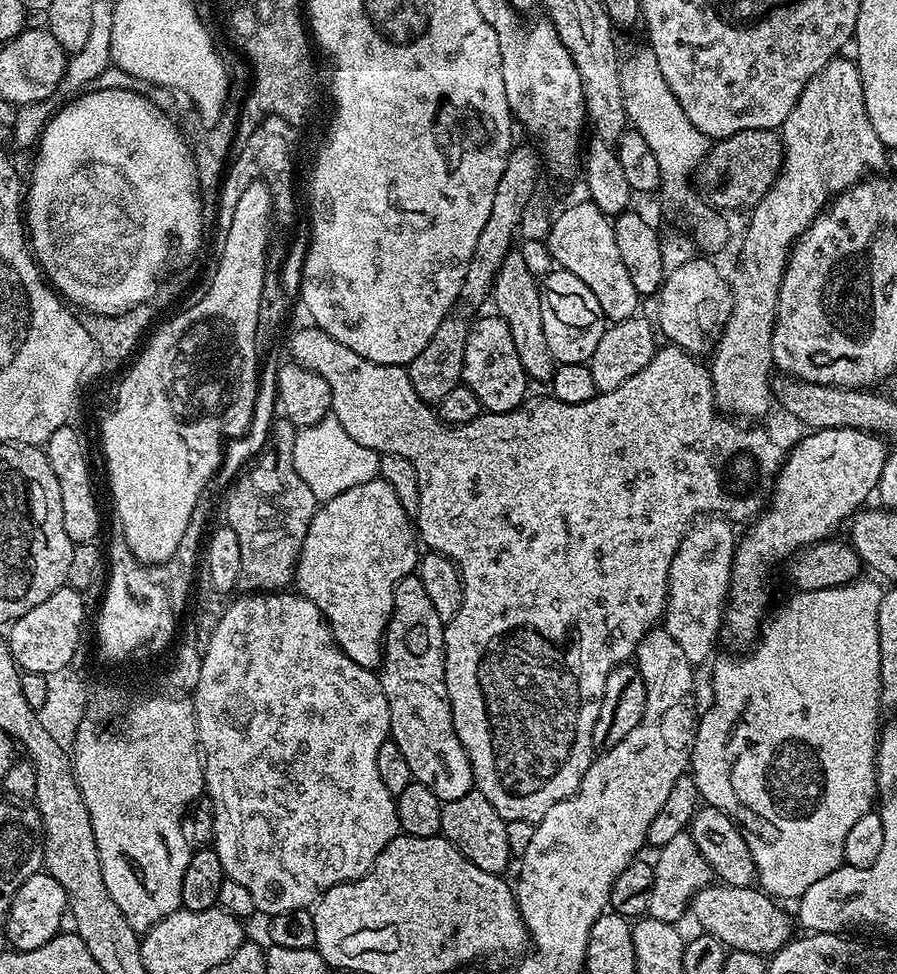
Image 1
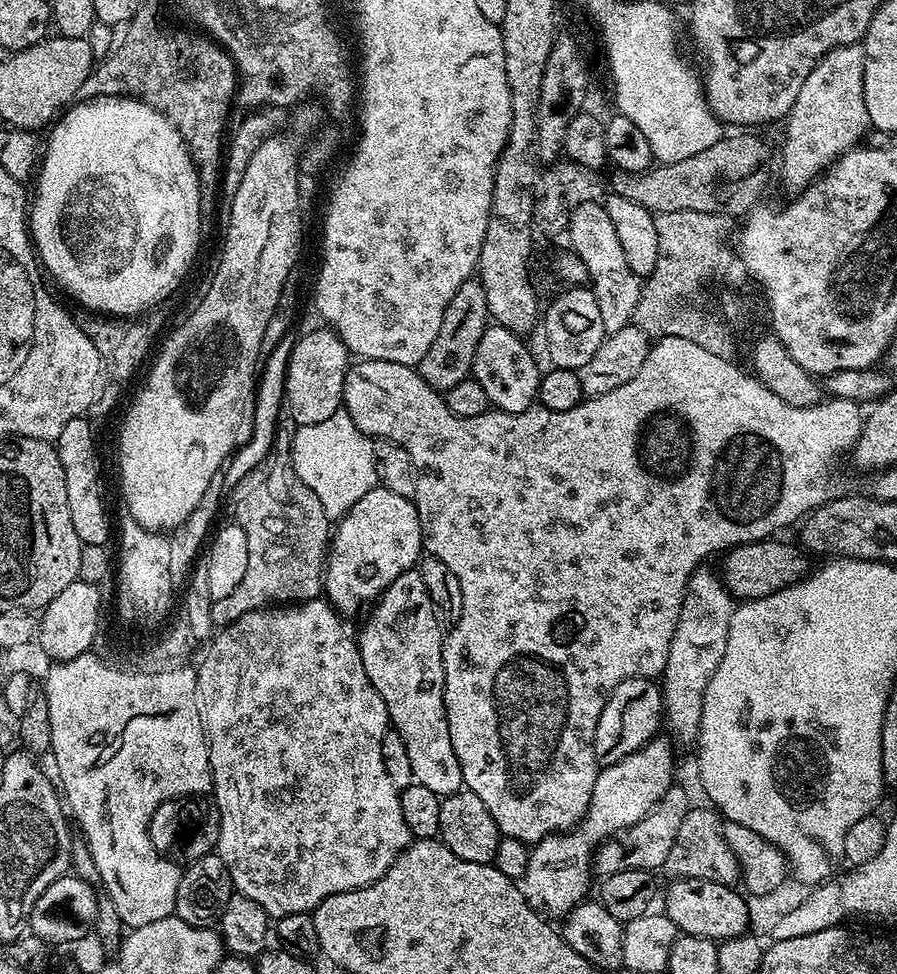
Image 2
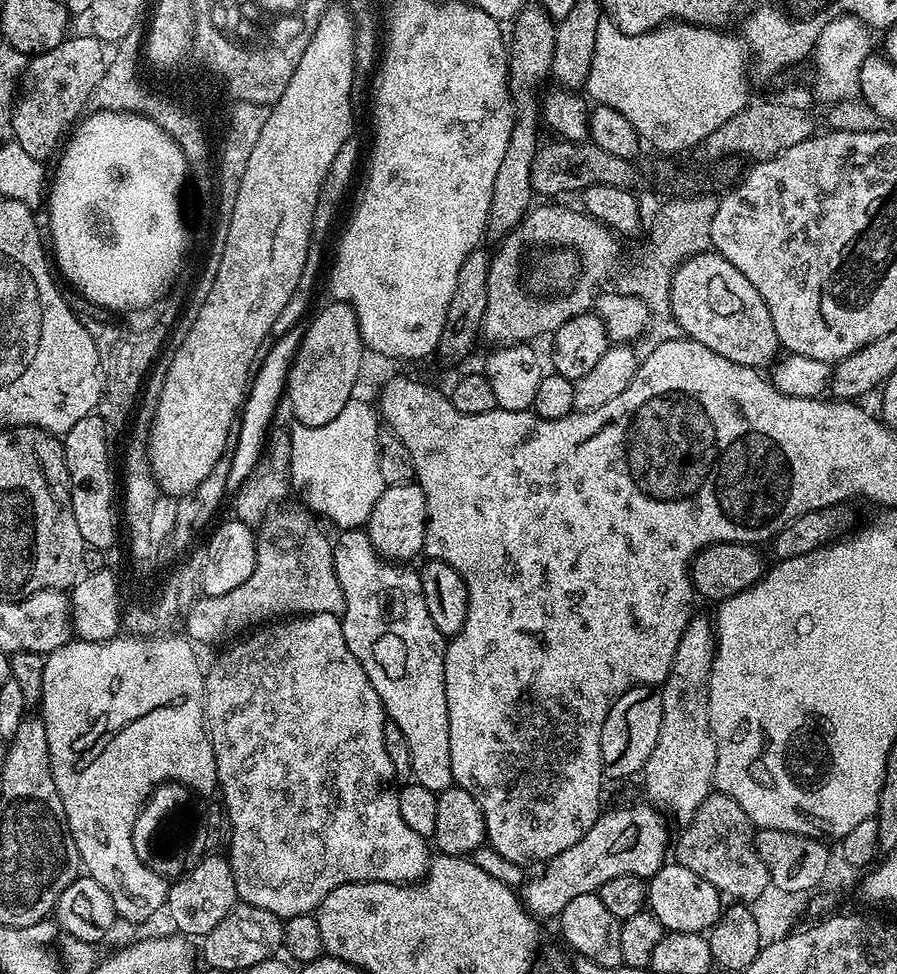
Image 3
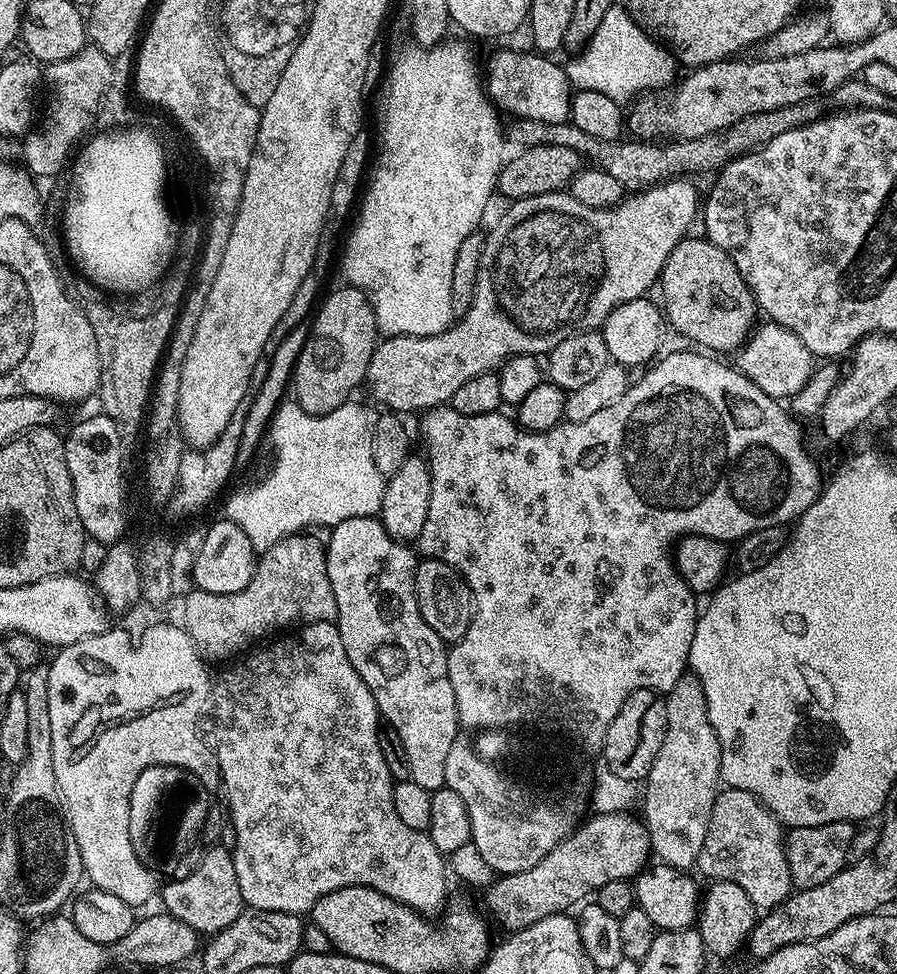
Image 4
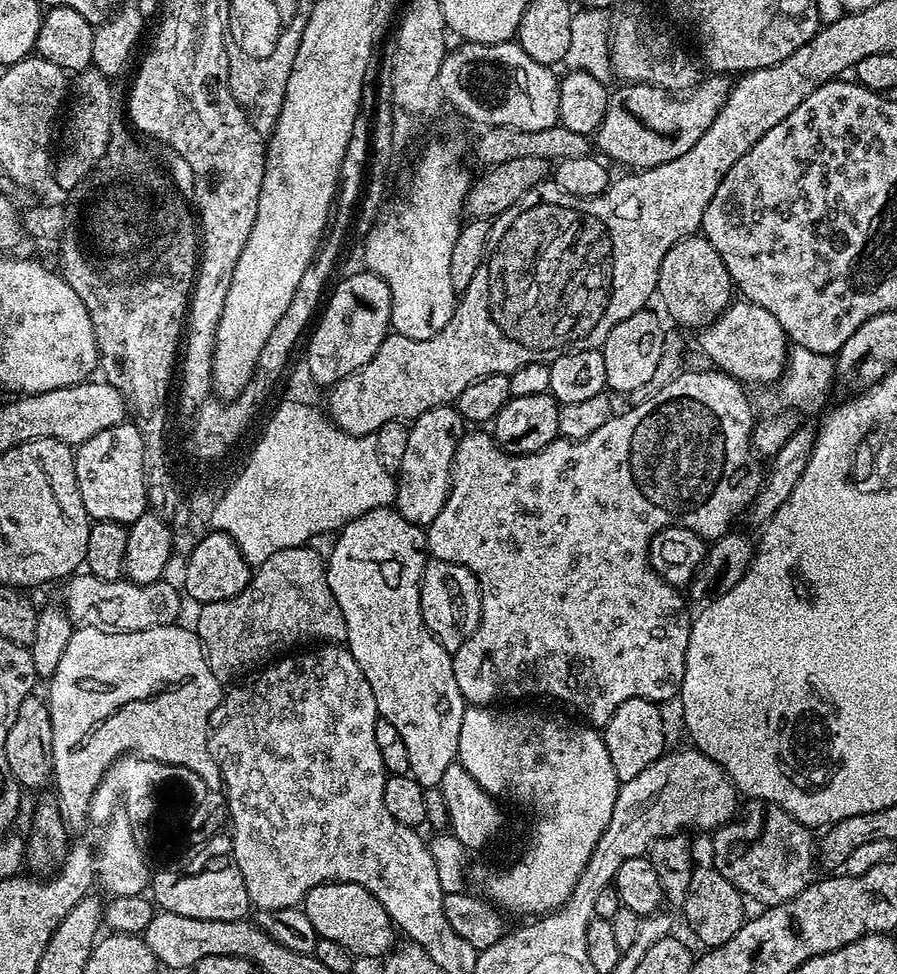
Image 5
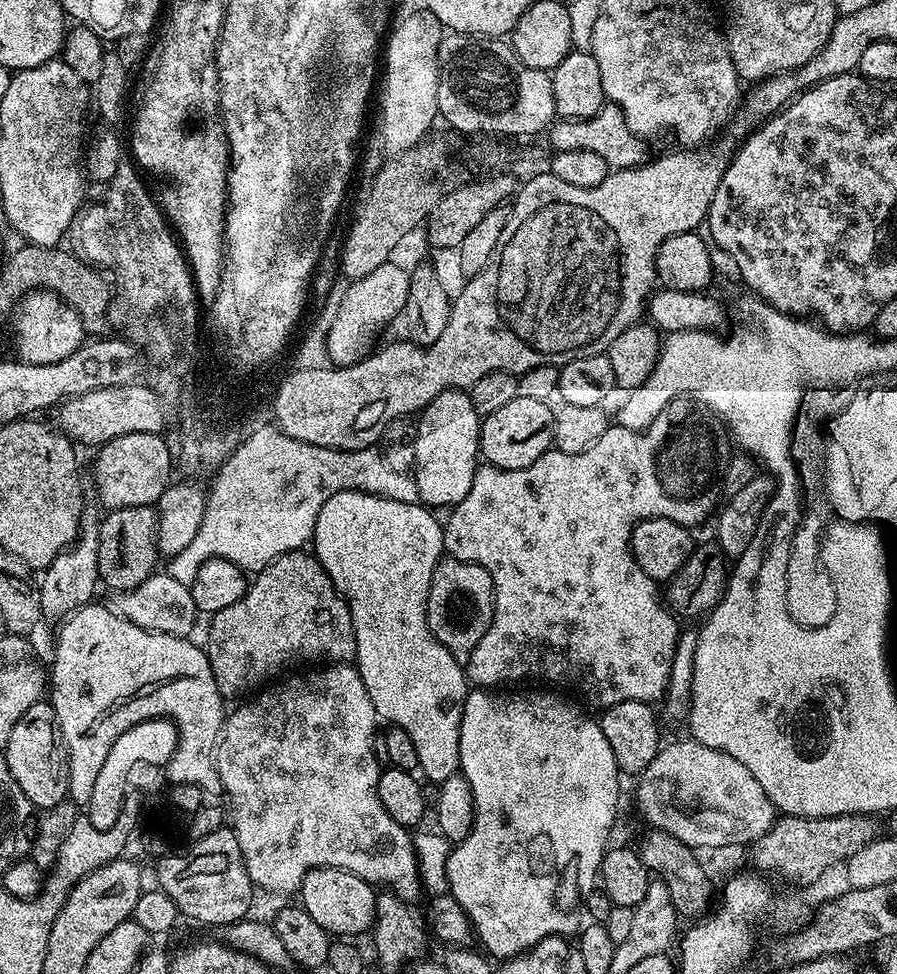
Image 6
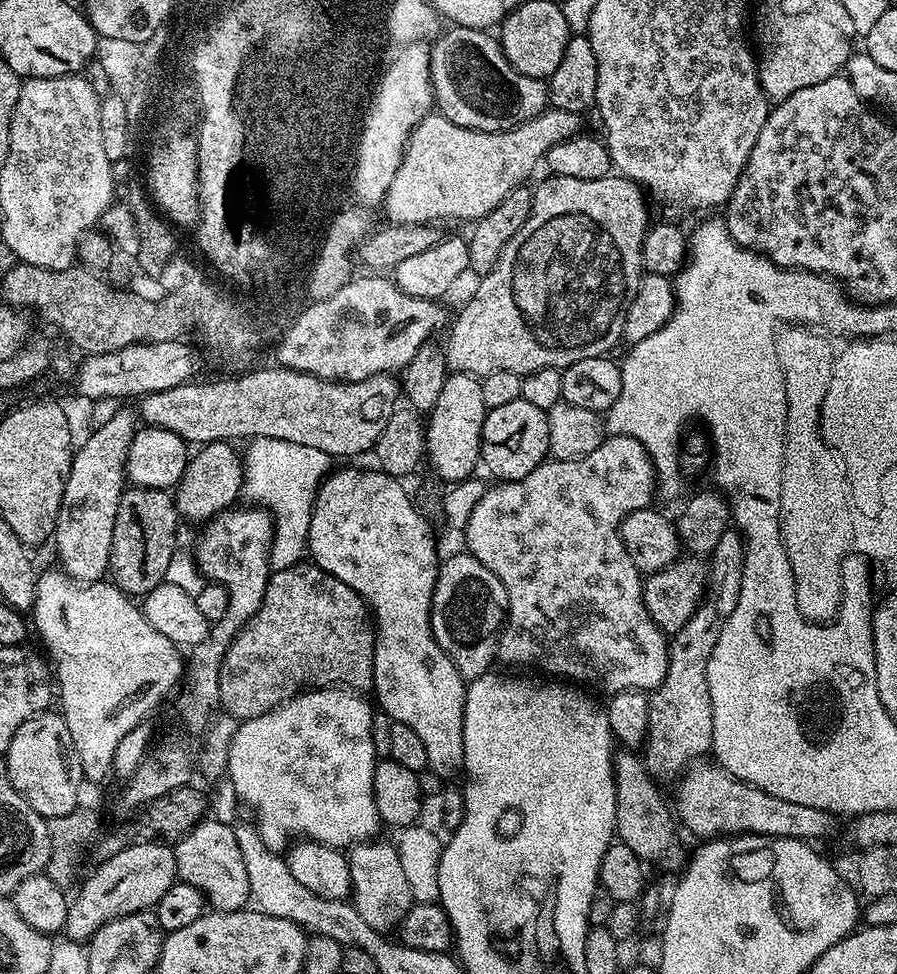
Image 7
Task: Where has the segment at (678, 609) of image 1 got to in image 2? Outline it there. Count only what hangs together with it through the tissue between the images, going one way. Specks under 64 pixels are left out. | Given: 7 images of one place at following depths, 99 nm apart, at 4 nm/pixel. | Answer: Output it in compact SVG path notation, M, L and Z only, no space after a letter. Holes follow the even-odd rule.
M708 566L697 568L684 587L678 626L662 673L662 708L666 713L666 724L672 727L671 735L677 741L697 739L704 709L704 692L714 670L718 670L718 662L722 662L722 654L726 654L734 598L723 579L713 569L712 572Z

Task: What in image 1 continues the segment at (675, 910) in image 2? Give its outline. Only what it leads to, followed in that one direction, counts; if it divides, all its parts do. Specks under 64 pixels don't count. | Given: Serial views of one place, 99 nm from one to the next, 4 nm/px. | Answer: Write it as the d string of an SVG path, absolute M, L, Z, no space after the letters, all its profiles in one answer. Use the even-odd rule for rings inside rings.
M716 882L696 893L690 912L691 915L696 915L697 922L704 927L701 929L709 936L717 936L725 948L733 952L746 950L750 954L768 958L782 946L786 946L794 936L793 917L791 920L787 910L779 906L784 907L759 887L735 888Z

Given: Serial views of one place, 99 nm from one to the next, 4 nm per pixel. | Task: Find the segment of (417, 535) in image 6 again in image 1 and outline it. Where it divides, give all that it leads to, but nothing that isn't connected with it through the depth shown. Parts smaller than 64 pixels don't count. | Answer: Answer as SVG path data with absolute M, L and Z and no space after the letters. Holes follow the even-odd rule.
M413 574L402 578L402 582L396 585L396 593L394 594L394 606L392 613L388 615L388 628L384 632L384 651L382 653L382 663L378 669L380 677L380 685L386 694L386 702L390 706L390 726L392 727L390 738L398 746L398 750L402 750L402 755L406 758L407 764L410 766L410 774L415 783L426 786L434 795L442 802L461 798L467 792L474 788L472 779L472 763L466 754L466 750L462 746L462 742L458 742L458 734L452 725L452 707L450 706L450 698L446 690L446 682L444 681L444 629L445 621L438 618L438 610L434 610L434 605L430 602L430 597L426 595L426 590L422 586L419 575Z

